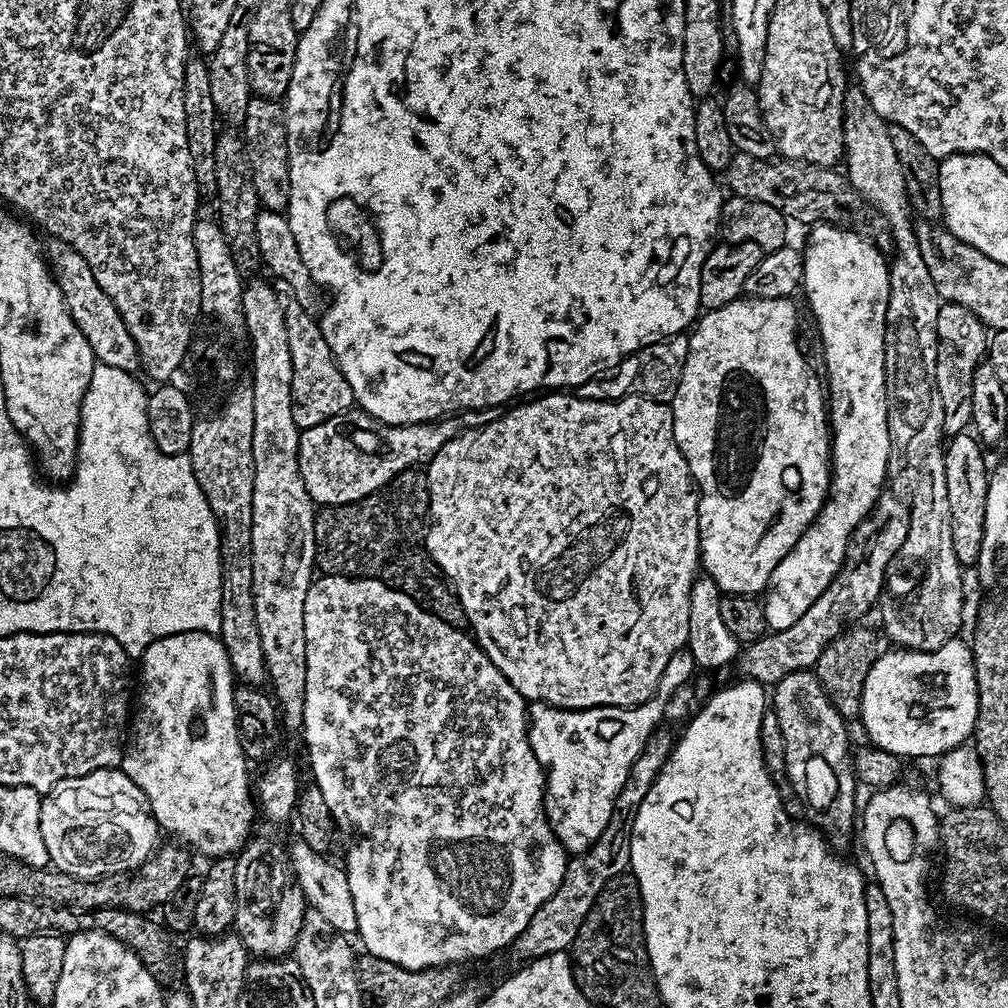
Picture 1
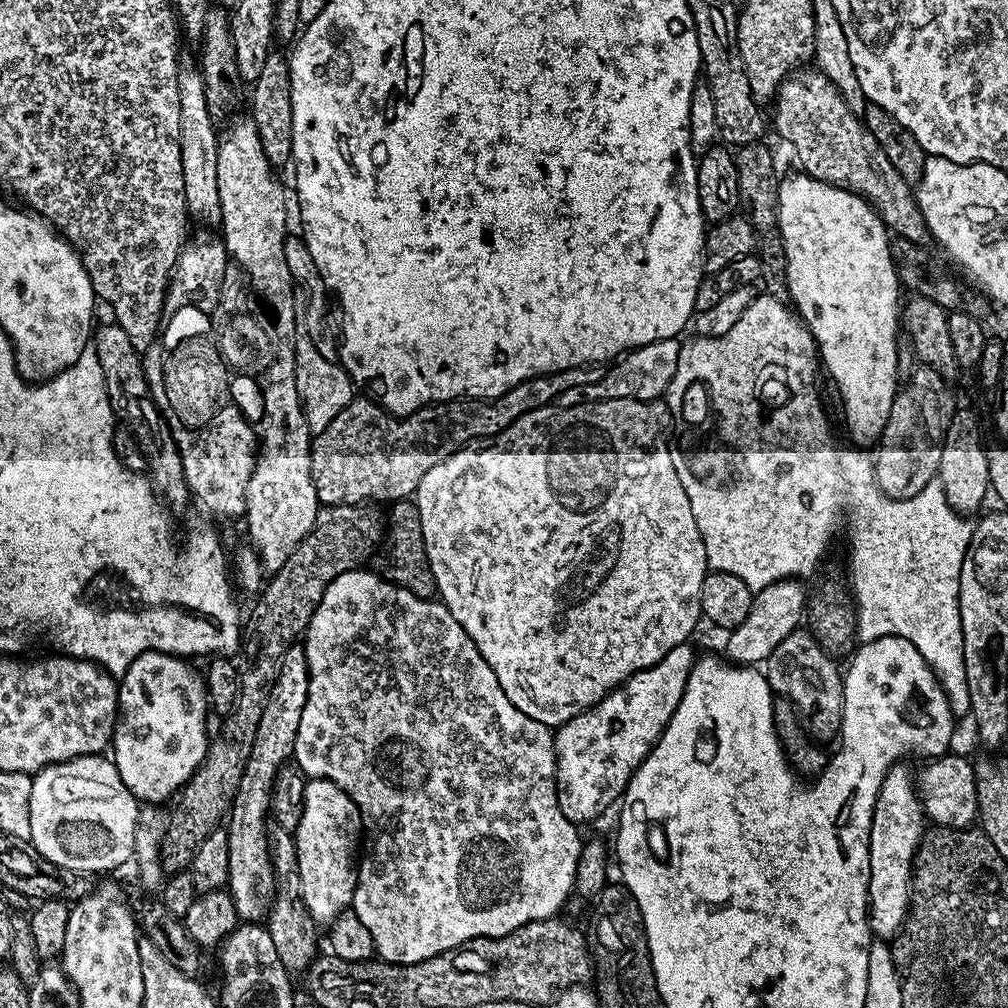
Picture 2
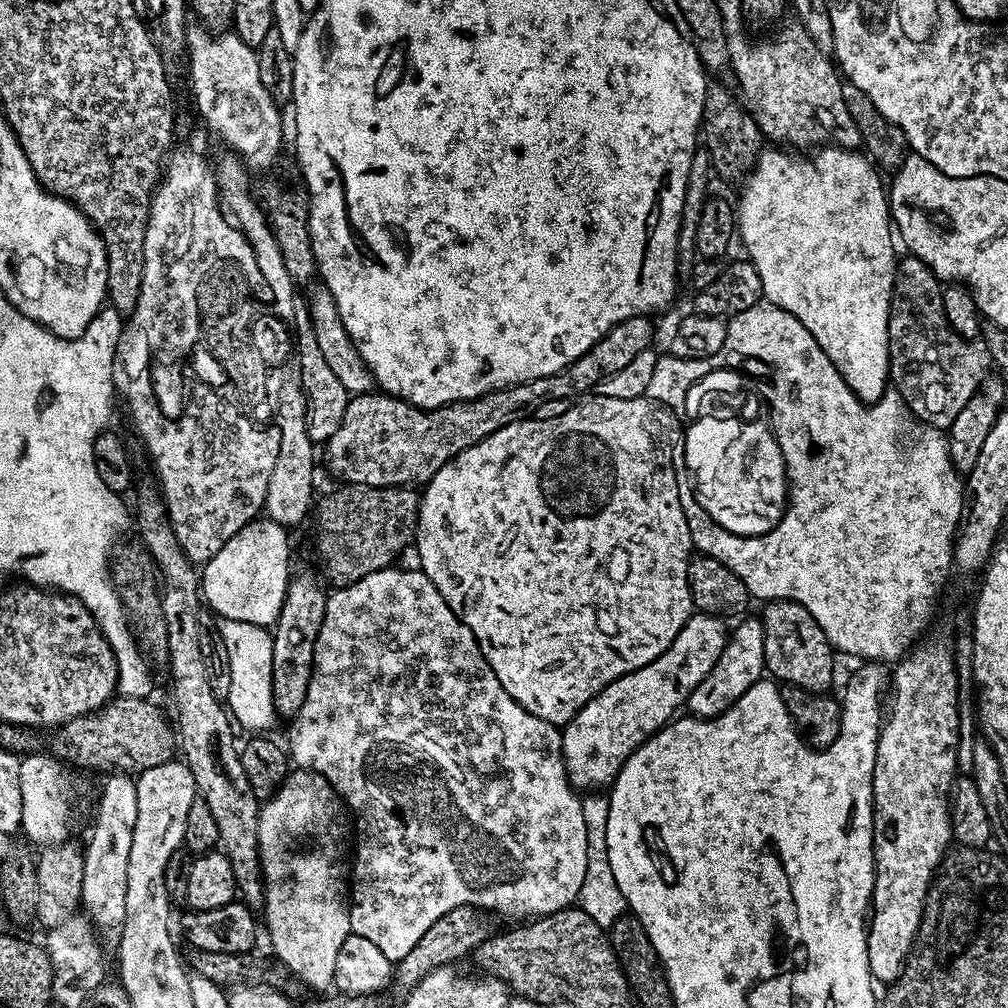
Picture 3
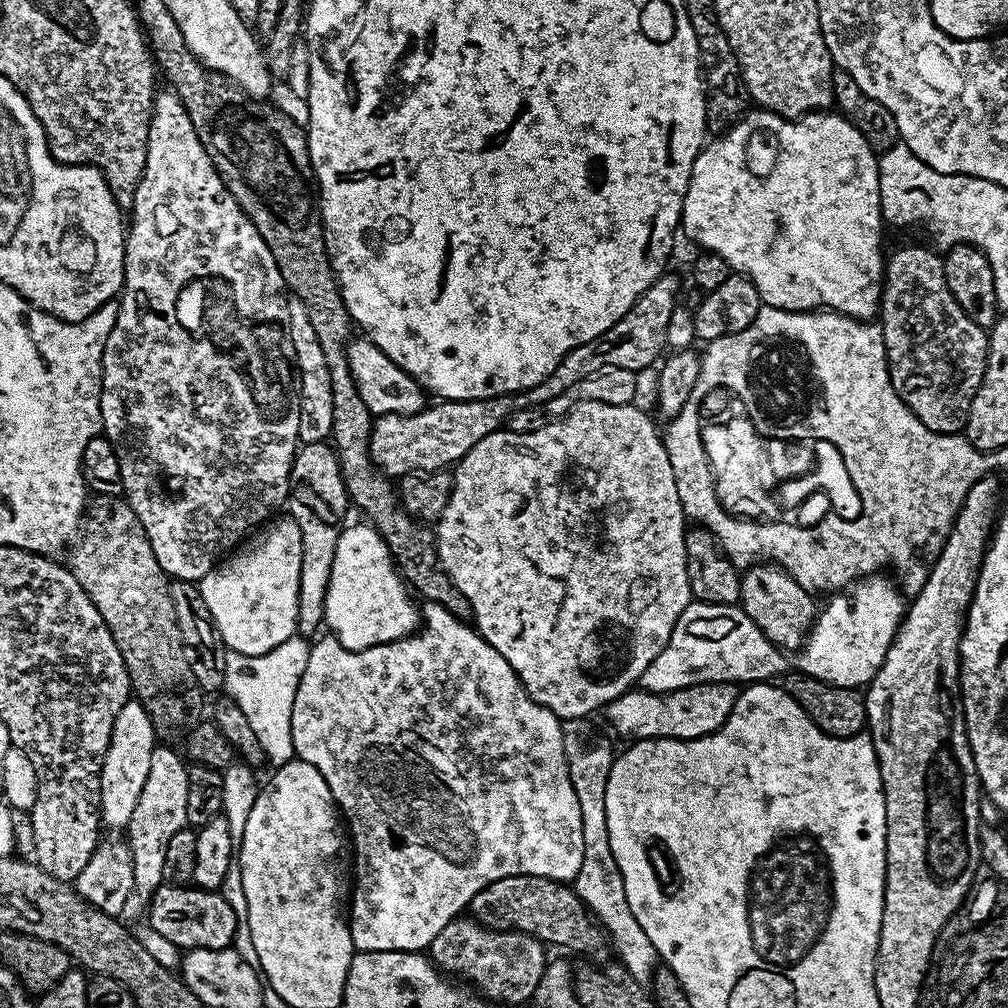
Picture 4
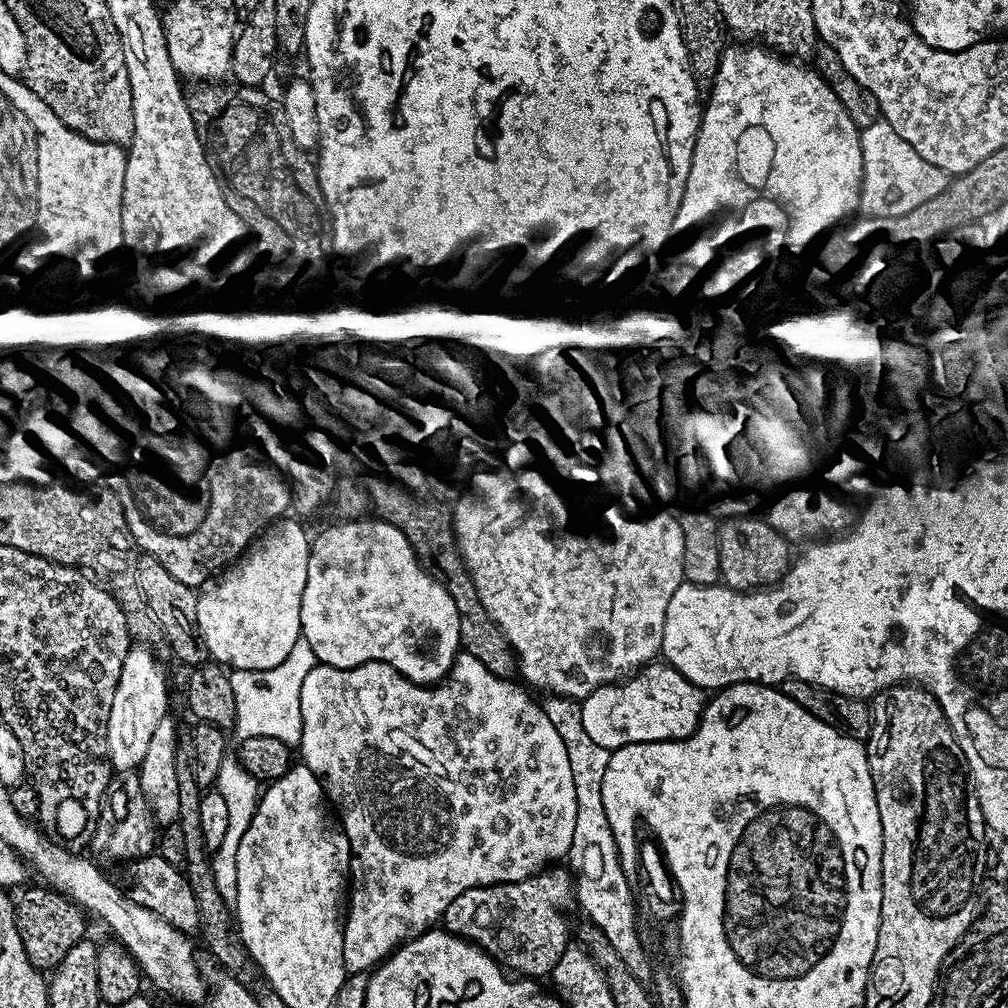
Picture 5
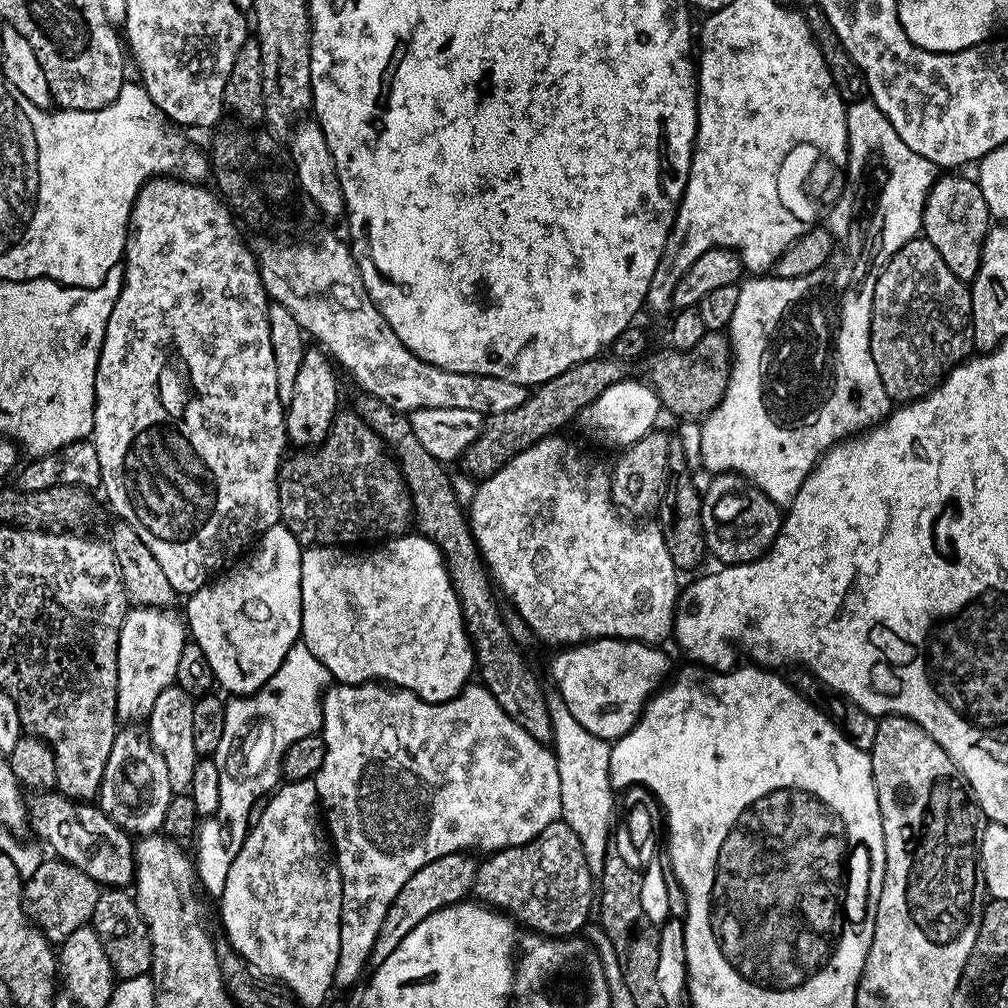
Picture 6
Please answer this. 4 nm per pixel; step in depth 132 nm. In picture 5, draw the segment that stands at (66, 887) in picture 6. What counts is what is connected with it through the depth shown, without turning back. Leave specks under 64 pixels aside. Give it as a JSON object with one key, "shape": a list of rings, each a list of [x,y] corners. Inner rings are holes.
{"shape":[[[51,886],[43,887],[25,887],[19,893],[21,896],[15,897],[16,925],[18,934],[22,938],[22,946],[26,950],[26,958],[30,958],[35,968],[54,970],[60,965],[62,958],[66,958],[70,946],[85,939],[84,916],[86,917],[86,912],[64,893],[56,891]]]}

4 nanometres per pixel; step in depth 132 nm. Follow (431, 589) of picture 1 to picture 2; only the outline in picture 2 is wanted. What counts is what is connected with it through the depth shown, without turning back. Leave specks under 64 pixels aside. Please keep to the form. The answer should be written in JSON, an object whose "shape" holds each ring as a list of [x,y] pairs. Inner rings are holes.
{"shape":[[[411,499],[395,501],[392,508],[386,512],[387,524],[384,529],[384,539],[380,541],[370,564],[376,575],[387,580],[389,584],[396,584],[410,594],[422,597],[423,600],[433,599],[437,595],[436,579],[430,570],[428,556],[424,553],[424,539],[422,538],[422,522]]]}

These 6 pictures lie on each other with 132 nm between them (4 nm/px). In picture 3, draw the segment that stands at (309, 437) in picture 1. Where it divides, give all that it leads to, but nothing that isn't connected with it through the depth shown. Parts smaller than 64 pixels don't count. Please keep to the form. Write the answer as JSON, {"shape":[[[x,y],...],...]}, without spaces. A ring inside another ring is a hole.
{"shape":[[[648,316],[626,318],[560,372],[488,392],[477,400],[460,400],[442,408],[415,408],[379,390],[353,395],[338,430],[334,430],[326,442],[328,464],[333,474],[341,476],[344,479],[341,481],[348,484],[365,484],[371,488],[423,486],[462,450],[482,442],[515,420],[535,417],[538,406],[552,406],[555,400],[583,397],[610,378],[610,374],[618,374],[618,370],[623,370],[636,355],[653,347],[650,321]]]}

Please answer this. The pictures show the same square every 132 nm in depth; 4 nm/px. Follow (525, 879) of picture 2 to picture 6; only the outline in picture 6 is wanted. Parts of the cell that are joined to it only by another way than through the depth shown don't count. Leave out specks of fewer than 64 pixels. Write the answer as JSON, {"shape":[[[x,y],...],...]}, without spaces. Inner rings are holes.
{"shape":[[[369,682],[366,684],[342,684],[333,683],[331,687],[325,691],[320,705],[322,706],[322,714],[324,715],[324,723],[322,725],[322,735],[326,742],[326,758],[322,760],[322,770],[318,770],[318,774],[314,778],[316,786],[316,794],[318,797],[319,807],[322,809],[323,819],[326,821],[326,828],[332,831],[332,840],[336,843],[334,847],[334,859],[340,868],[340,881],[342,882],[342,898],[344,899],[344,919],[340,921],[340,950],[338,952],[338,966],[336,967],[335,987],[348,988],[360,975],[364,972],[364,963],[369,963],[372,955],[372,948],[376,945],[378,934],[382,930],[382,922],[386,918],[386,910],[390,910],[390,906],[394,902],[394,898],[398,894],[398,890],[402,890],[402,886],[406,886],[406,882],[410,882],[410,878],[418,871],[422,870],[422,866],[426,866],[430,862],[434,862],[438,858],[442,858],[446,854],[454,854],[455,852],[468,852],[477,848],[478,851],[484,852],[480,854],[491,854],[500,852],[504,848],[513,848],[514,846],[522,846],[526,842],[530,842],[534,838],[538,838],[542,834],[542,830],[546,830],[546,826],[550,826],[556,820],[561,819],[562,810],[562,793],[559,785],[558,766],[556,765],[556,755],[553,749],[547,744],[538,742],[534,738],[530,738],[530,734],[526,734],[526,730],[522,730],[522,726],[518,726],[518,722],[514,722],[514,718],[510,718],[510,714],[506,714],[506,710],[502,710],[502,706],[498,706],[498,702],[494,702],[494,694],[490,694],[488,689],[479,682],[469,683],[467,688],[460,691],[460,695],[452,700],[447,700],[441,704],[431,704],[426,702],[421,696],[416,696],[412,692],[405,692],[403,688],[389,686],[383,682]]]}

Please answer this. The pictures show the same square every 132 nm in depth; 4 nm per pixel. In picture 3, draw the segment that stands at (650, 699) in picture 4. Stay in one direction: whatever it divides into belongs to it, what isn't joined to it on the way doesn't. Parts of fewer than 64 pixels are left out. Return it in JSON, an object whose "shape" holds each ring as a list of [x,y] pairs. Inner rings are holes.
{"shape":[[[741,619],[735,629],[731,629],[728,645],[722,650],[722,654],[718,658],[718,662],[714,662],[714,670],[710,670],[710,674],[706,674],[706,678],[702,678],[702,682],[698,682],[698,686],[694,686],[694,690],[688,696],[686,708],[689,708],[693,717],[710,720],[714,716],[720,716],[730,706],[734,706],[734,702],[738,702],[738,698],[742,698],[742,694],[746,694],[746,690],[750,690],[750,686],[754,686],[765,675],[764,666],[764,622],[763,619],[756,620]]]}

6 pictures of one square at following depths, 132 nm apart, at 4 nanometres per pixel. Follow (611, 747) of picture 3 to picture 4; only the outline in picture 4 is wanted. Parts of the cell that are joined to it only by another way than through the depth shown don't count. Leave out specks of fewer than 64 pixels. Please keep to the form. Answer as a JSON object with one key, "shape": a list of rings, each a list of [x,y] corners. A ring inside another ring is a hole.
{"shape":[[[693,602],[682,610],[668,644],[641,675],[639,687],[645,692],[673,692],[695,684],[747,686],[768,682],[789,671],[789,657],[758,630],[744,609],[735,604]]]}

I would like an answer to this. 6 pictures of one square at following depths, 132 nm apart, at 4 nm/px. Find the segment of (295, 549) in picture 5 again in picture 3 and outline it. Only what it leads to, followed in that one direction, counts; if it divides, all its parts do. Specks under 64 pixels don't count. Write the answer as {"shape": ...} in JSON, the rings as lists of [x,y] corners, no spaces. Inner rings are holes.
{"shape":[[[267,518],[251,520],[226,542],[226,546],[222,546],[222,550],[218,550],[218,554],[214,554],[214,558],[202,565],[202,596],[207,607],[209,604],[216,608],[217,617],[268,626],[280,615],[290,579],[288,532],[287,527]]]}

